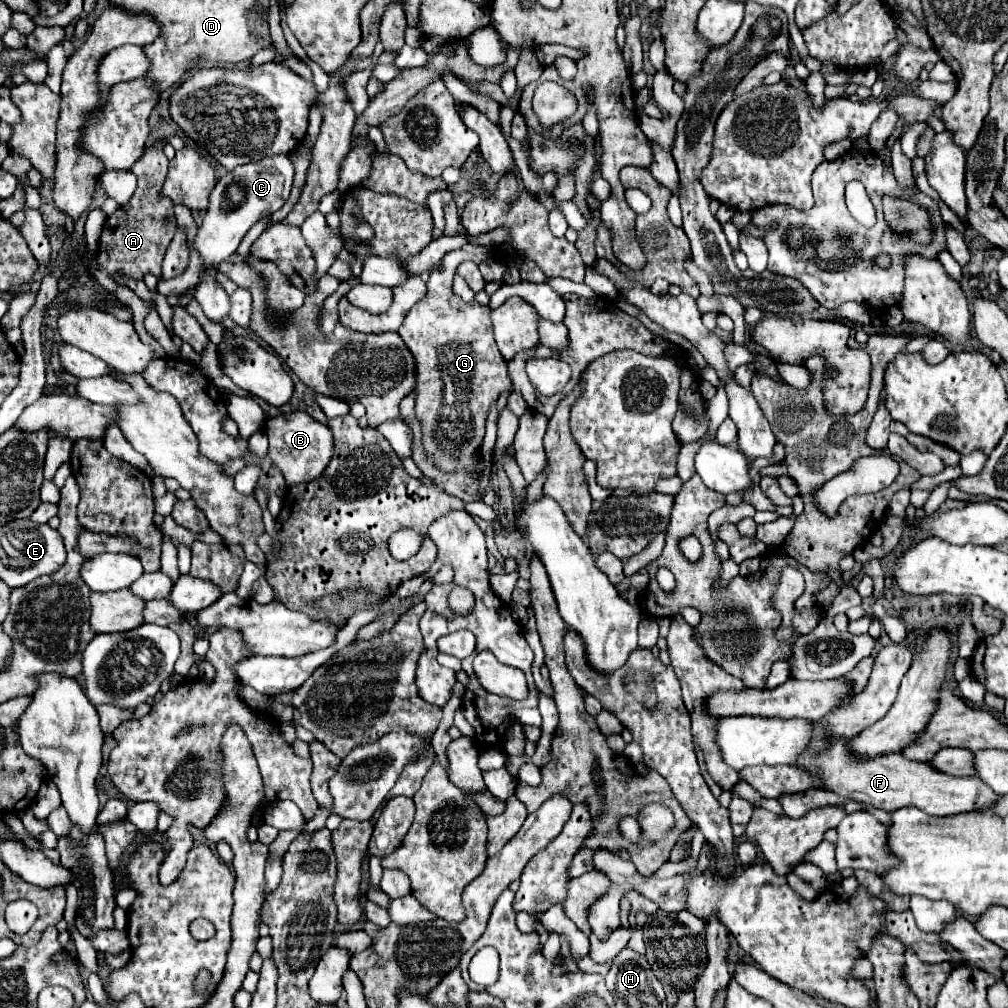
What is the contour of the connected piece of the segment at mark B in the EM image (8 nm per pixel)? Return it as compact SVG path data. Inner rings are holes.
M290 411L290 413L280 413L276 417L270 417L268 419L268 441L270 441L268 457L272 459L274 467L282 471L288 487L320 477L320 473L326 469L334 453L330 429L314 421L310 415L302 411Z

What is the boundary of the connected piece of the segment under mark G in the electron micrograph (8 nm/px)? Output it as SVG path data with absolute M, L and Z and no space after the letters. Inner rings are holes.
M464 245L464 249L447 252L442 257L442 269L436 273L430 273L428 277L428 293L424 299L420 299L414 309L406 315L406 321L398 329L398 335L410 349L416 361L416 417L422 425L422 445L426 451L426 457L432 465L436 465L444 473L454 473L458 469L474 471L476 465L476 453L480 453L484 433L486 433L486 419L488 411L494 405L494 401L502 393L512 391L512 381L508 377L506 361L500 355L494 335L492 335L492 321L490 321L490 307L484 307L476 301L466 303L458 295L452 293L452 277L456 268L462 261L473 261L477 265L488 260L488 249L476 247L476 245Z

